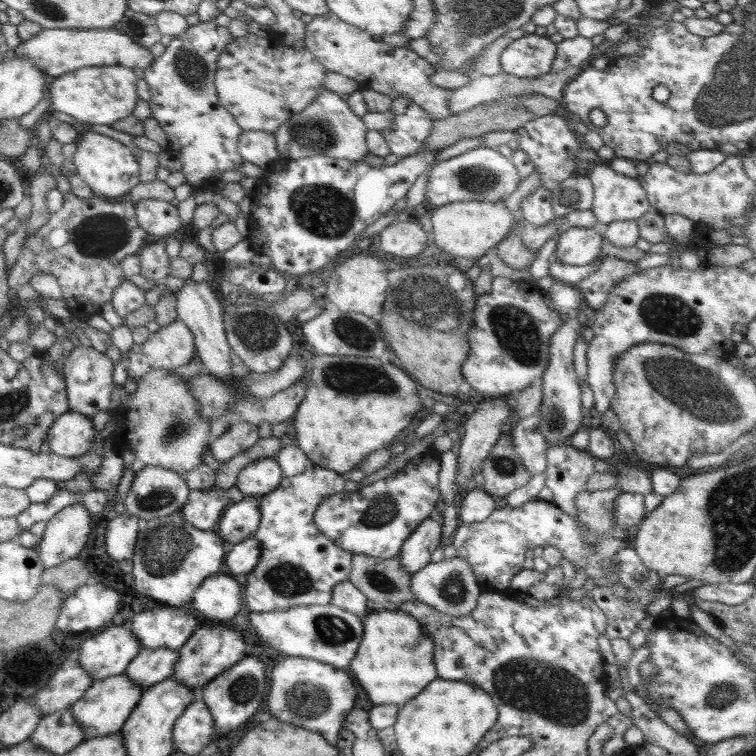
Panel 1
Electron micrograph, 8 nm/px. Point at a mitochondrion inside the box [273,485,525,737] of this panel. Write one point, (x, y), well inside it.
(305, 701)

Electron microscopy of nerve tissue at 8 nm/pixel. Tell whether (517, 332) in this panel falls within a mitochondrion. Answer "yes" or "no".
yes

